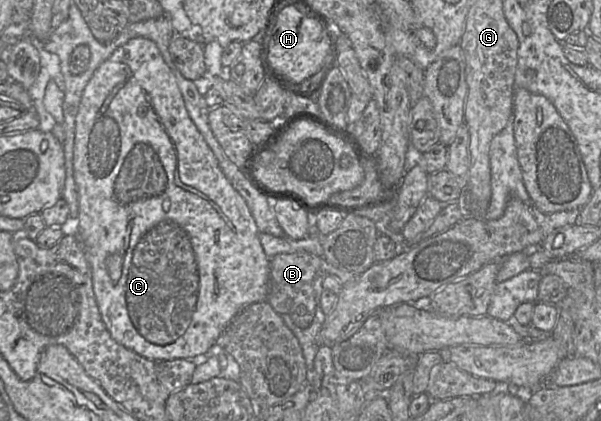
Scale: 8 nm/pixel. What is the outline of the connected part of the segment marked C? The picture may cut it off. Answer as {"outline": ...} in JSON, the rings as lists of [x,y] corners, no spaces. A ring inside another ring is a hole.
{"outline":[[[144,37],[130,39],[96,69],[87,83],[75,118],[73,171],[79,201],[78,239],[90,265],[93,291],[101,317],[119,344],[151,360],[192,358],[204,354],[213,346],[236,314],[255,302],[266,300],[270,258],[261,245],[255,220],[190,118],[176,78],[152,40]]]}

